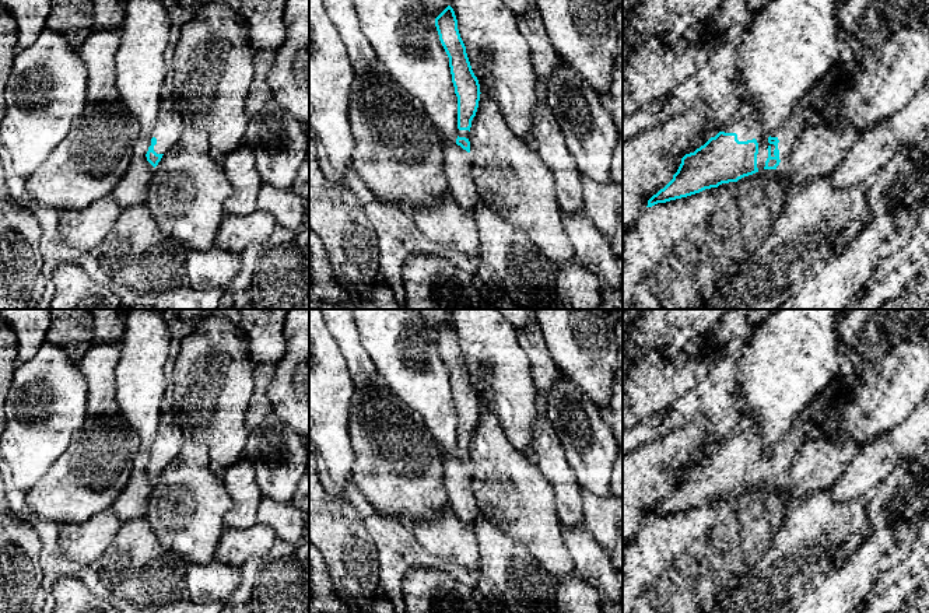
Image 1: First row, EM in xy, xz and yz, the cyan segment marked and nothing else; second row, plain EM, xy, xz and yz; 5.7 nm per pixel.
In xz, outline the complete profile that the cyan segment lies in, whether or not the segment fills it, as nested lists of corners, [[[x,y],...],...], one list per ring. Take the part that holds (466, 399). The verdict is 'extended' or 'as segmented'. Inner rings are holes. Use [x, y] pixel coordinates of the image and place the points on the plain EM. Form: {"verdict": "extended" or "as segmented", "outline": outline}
{"verdict": "extended", "outline": [[[448,319],[437,332],[435,340],[439,354],[449,371],[449,381],[455,407],[458,410],[458,452],[456,458],[470,466],[470,441],[480,414],[480,397],[474,389],[466,360],[458,343],[455,325]]]}

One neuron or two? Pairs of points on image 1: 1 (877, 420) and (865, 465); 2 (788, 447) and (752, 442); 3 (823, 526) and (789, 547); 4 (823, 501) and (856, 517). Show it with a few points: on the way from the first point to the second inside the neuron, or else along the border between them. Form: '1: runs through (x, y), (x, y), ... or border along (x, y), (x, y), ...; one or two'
1: border along (900, 423), (861, 448); two
2: runs through (777, 458), (773, 462), (764, 462), (756, 454); one
3: runs through (814, 533), (798, 547); one
4: runs through (831, 510), (838, 517), (848, 517); one

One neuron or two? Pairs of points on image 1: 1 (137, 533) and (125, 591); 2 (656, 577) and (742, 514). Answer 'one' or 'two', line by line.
1: one
2: one

